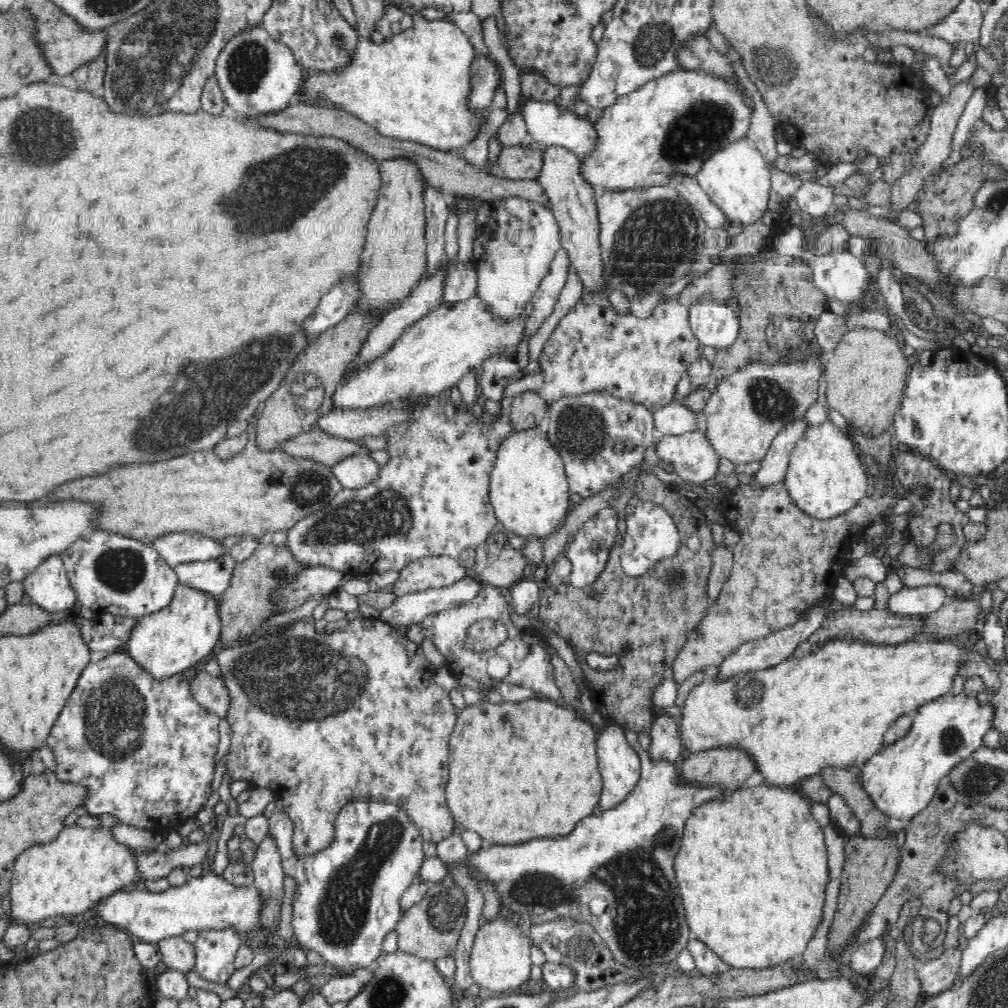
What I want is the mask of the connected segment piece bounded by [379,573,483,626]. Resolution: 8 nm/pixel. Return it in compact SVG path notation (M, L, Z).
M466 573L451 585L397 596L391 606L380 612L379 618L392 626L420 623L426 615L460 608L474 600L482 588L483 583L478 578L472 578Z

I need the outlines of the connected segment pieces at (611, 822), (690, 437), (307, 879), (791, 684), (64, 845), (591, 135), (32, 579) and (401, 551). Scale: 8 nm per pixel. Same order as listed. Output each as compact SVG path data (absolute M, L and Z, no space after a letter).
M624 730L627 742L636 750L641 762L641 775L631 793L610 810L580 820L565 835L530 840L524 844L492 844L468 856L468 871L472 879L487 878L494 886L501 910L512 916L527 913L533 918L553 910L561 916L590 923L606 941L614 959L632 967L671 963L690 940L685 908L675 879L674 857L678 852L683 828L694 807L723 798L726 787L716 783L696 783L682 779L682 769L670 759L654 759L649 750L640 747L638 734Z
M696 430L679 435L663 435L656 443L656 454L666 466L672 466L685 482L703 484L715 479L720 456L705 433Z
M366 800L366 801L350 801L347 802L340 812L338 812L338 818L334 822L333 839L318 852L314 854L308 854L308 856L298 856L296 854L296 848L292 853L292 829L294 822L288 817L288 814L281 810L280 807L274 811L274 814L269 817L270 829L269 836L277 846L279 852L279 858L283 868L283 873L286 876L290 876L296 881L296 890L294 890L294 898L292 898L292 932L293 943L299 950L306 952L312 950L316 952L326 964L330 964L334 970L338 970L340 974L352 974L356 970L362 970L362 968L370 968L374 965L376 958L380 956L382 951L382 942L386 938L388 932L394 930L397 920L401 914L400 900L403 892L413 883L415 879L418 879L418 874L422 868L422 862L425 860L425 854L422 850L423 838L421 837L420 831L414 827L410 817L403 810L402 807L388 804L378 800Z
M952 635L942 639L920 638L905 643L868 643L852 640L845 637L827 640L821 645L814 647L813 651L805 656L790 657L782 661L780 665L773 666L772 669L758 670L757 672L740 672L730 676L730 678L712 678L706 682L700 682L694 686L682 706L682 718L677 723L678 731L681 734L683 748L688 753L704 752L720 746L733 746L734 748L743 748L753 754L756 759L756 768L762 772L765 778L764 784L774 785L776 787L785 787L793 789L797 786L800 779L810 776L811 774L820 773L824 767L836 765L836 767L848 768L850 766L860 767L866 759L877 754L881 747L884 746L886 731L890 725L898 718L904 715L915 714L918 710L929 703L938 701L942 697L950 697L950 688L956 684L956 678L964 678L964 682L972 678L980 678L984 682L984 693L988 696L996 695L1001 688L1001 679L996 672L990 668L990 662L984 654L970 646L960 646L960 635L952 638Z
M68 826L49 843L34 843L23 850L12 868L8 895L15 922L38 925L48 918L88 915L98 899L115 890L130 888L138 879L138 855L120 844L109 828Z
M526 102L521 104L524 109L524 119L529 132L529 137L536 144L542 146L558 146L567 148L574 153L581 161L592 154L600 142L600 133L596 129L596 125L584 117L578 117L575 113L570 113L568 110L550 102Z
M60 554L48 555L23 578L25 593L49 613L70 609L77 601Z
M443 395L440 400L433 401L430 405L416 408L412 413L408 414L408 418L403 423L393 424L387 428L386 432L386 452L388 452L388 462L386 462L380 472L378 478L370 481L366 486L356 487L354 489L340 488L334 498L330 499L320 510L307 514L304 518L295 522L288 529L288 538L285 543L287 552L291 558L304 567L324 566L330 570L335 570L340 574L362 575L383 573L388 570L400 572L410 561L425 556L448 555L454 559L458 559L464 565L464 568L472 568L474 553L476 547L482 544L490 534L495 530L497 518L494 507L490 503L490 480L491 472L494 470L494 458L496 458L497 450L501 440L513 429L510 418L501 415L500 418L492 423L486 424L482 419L472 415L470 409L460 411L449 400L450 395Z

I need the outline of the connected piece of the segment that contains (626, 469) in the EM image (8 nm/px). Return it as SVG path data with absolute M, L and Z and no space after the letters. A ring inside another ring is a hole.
M594 392L590 395L582 394L578 398L566 396L562 400L556 400L550 406L550 414L546 416L545 430L548 431L550 441L558 447L558 451L562 455L570 491L576 492L583 499L620 484L622 476L630 475L630 472L634 474L634 468L644 462L646 450L654 444L650 438L656 432L653 427L652 412L641 404L618 400L607 392Z

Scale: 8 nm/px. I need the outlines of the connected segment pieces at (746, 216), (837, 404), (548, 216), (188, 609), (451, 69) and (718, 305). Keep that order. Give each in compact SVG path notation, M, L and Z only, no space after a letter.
M748 136L714 151L700 167L696 177L712 202L724 212L729 223L752 225L768 211L772 192L772 174L768 162Z
M859 328L848 332L833 354L825 359L822 373L826 380L825 397L829 408L838 411L866 436L881 435L891 430L904 397L914 362L904 356L902 343L890 332Z
M511 197L504 200L493 200L494 210L490 210L490 220L486 224L486 233L492 240L484 240L480 264L476 262L478 274L477 296L486 301L488 309L502 319L511 319L522 313L530 304L537 293L541 281L548 275L550 264L554 261L555 254L561 249L561 229L553 210L543 204Z
M180 585L175 588L171 601L162 608L138 619L129 637L117 650L123 651L136 666L145 670L154 680L166 680L181 675L206 658L219 640L218 600L199 590Z
M416 13L412 28L390 38L388 42L368 42L360 36L354 62L340 72L320 72L309 76L304 81L303 93L310 100L325 100L329 106L354 113L384 136L460 154L482 132L492 110L492 106L486 110L474 109L470 105L472 66L476 54L477 50L454 23L443 19L428 21L422 14Z
M714 299L696 300L688 308L690 327L697 340L716 350L728 349L740 337L741 327L738 311L732 303Z

